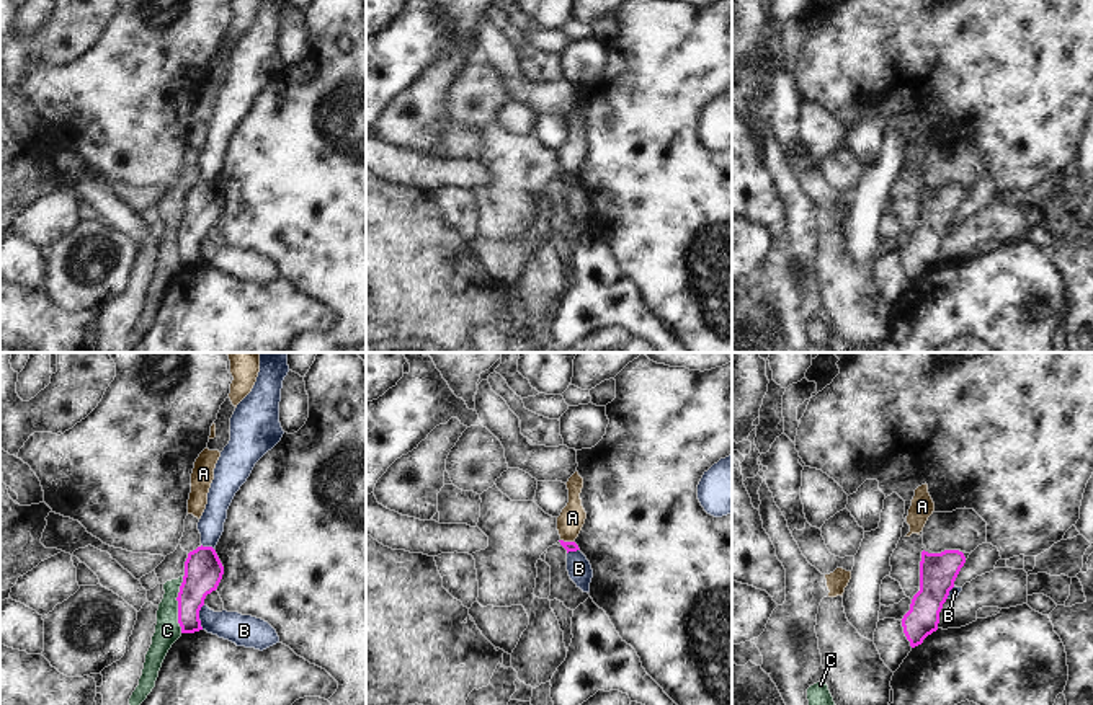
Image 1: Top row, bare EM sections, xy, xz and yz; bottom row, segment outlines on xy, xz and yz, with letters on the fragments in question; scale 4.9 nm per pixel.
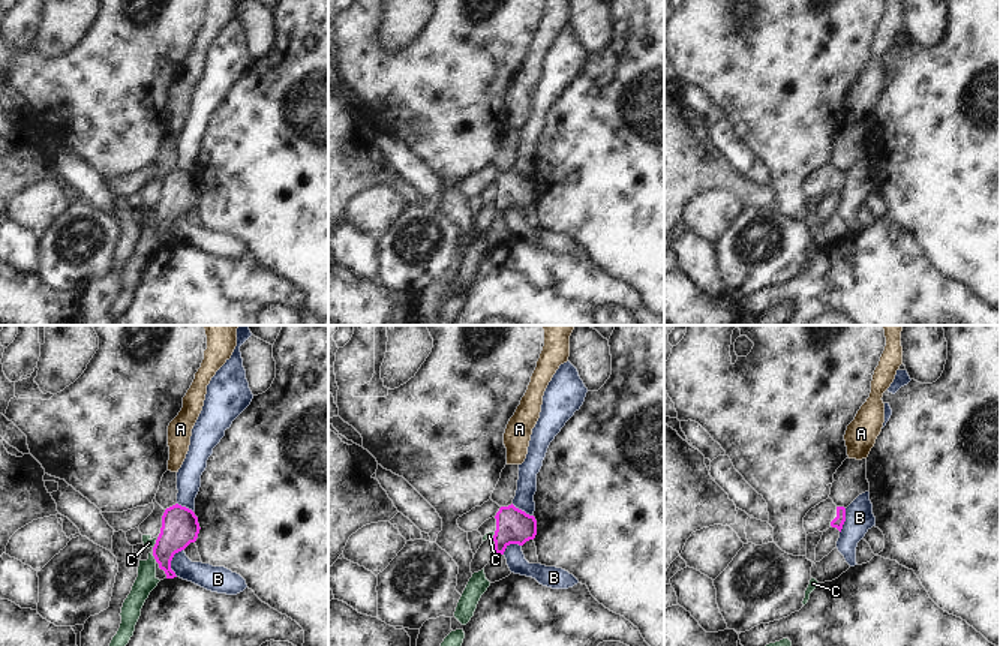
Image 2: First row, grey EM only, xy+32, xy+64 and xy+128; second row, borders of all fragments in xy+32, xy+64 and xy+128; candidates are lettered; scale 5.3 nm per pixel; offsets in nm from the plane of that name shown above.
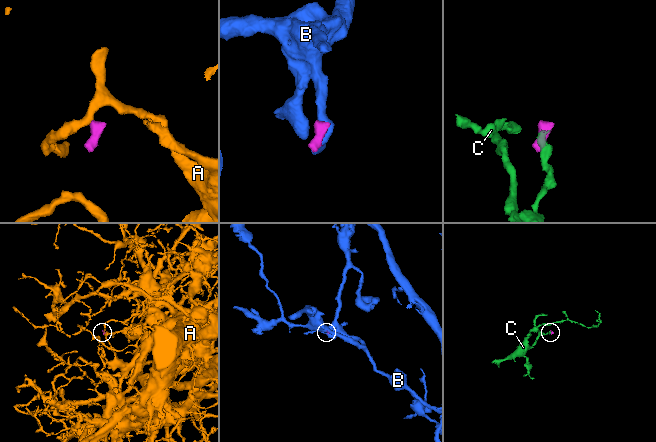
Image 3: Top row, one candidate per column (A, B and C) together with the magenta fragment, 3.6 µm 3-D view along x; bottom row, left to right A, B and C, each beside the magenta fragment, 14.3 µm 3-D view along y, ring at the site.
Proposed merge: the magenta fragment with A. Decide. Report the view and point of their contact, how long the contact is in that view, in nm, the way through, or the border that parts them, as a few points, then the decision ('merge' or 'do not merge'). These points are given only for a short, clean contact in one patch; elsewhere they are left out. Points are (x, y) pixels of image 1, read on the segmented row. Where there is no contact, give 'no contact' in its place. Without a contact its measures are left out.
xz (567, 542) | 70 nm | along xz (561, 539), (574, 542) | do not merge

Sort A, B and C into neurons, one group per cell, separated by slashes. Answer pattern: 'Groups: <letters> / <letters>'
Groups: A / B / C.

